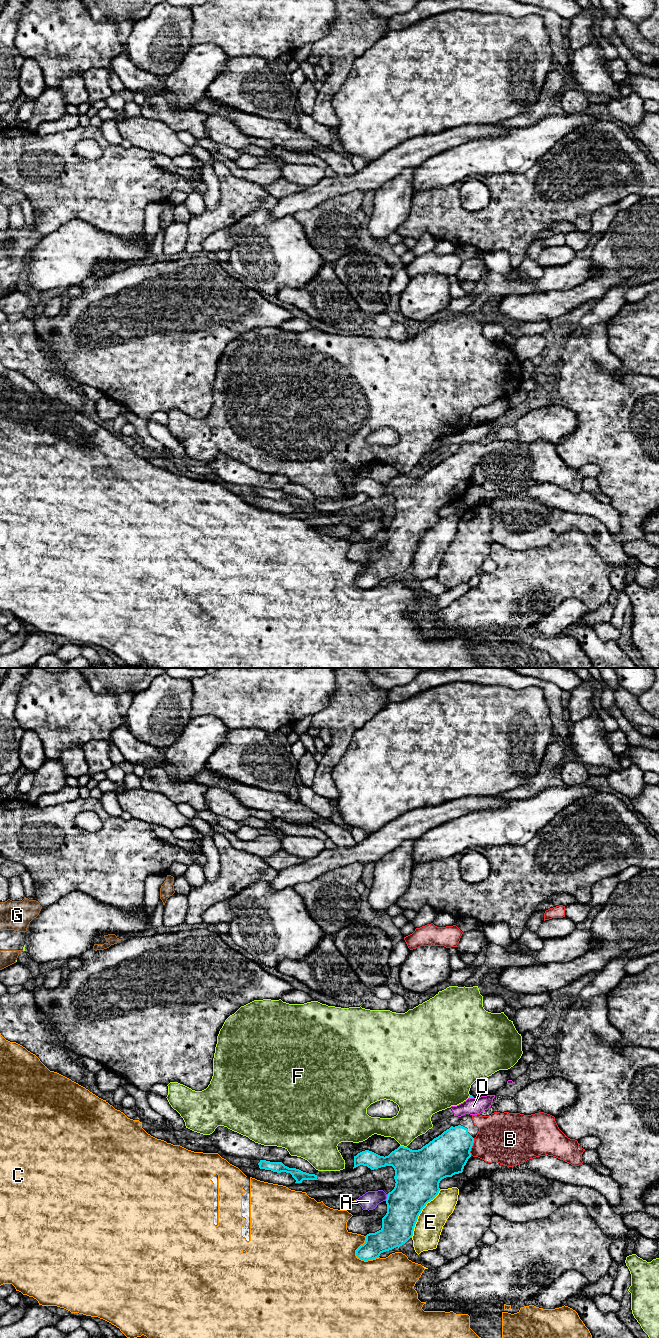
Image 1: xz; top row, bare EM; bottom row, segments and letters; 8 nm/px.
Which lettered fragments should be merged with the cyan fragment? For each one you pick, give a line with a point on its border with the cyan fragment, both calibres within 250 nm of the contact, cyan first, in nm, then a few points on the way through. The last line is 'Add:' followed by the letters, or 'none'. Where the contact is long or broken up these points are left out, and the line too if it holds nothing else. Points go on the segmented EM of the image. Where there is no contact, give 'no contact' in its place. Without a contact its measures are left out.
Add: none

